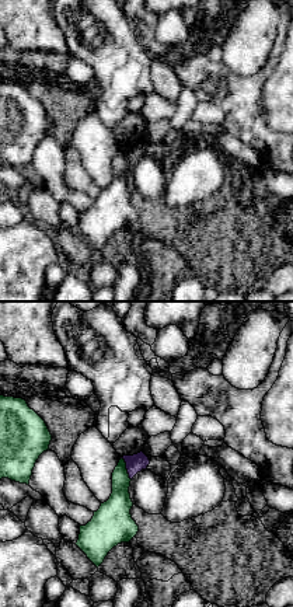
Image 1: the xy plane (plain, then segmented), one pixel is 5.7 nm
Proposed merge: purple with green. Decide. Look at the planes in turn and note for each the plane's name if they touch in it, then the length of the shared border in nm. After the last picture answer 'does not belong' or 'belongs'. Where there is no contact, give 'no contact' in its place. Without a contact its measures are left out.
meets purple in xy; contact 150 nm long

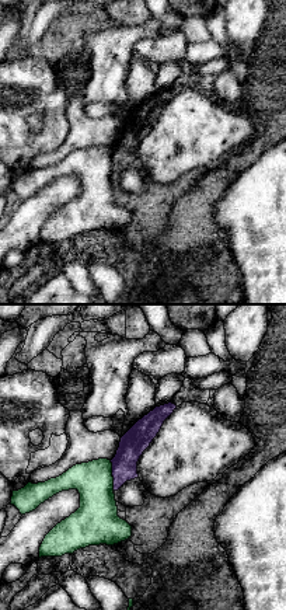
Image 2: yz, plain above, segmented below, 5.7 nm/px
meets purple in yz; contact 180 nm long

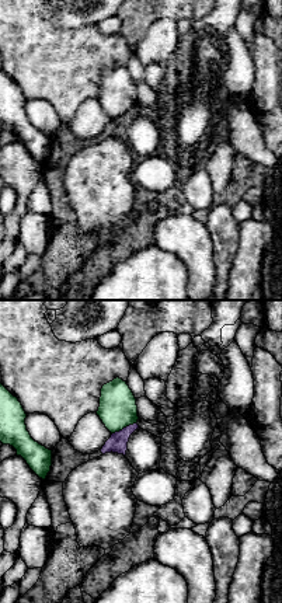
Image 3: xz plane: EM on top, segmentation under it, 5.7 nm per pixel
meets purple in xz; contact 160 nm long

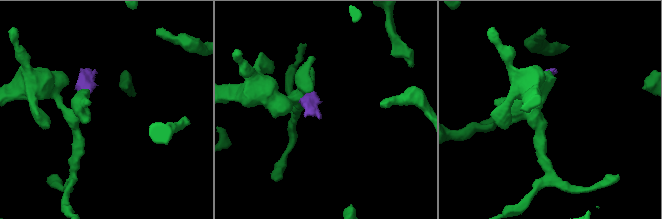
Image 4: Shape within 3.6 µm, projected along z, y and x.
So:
does not belong

